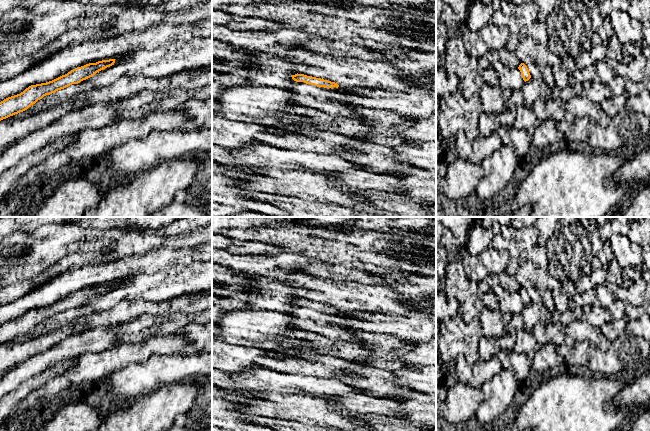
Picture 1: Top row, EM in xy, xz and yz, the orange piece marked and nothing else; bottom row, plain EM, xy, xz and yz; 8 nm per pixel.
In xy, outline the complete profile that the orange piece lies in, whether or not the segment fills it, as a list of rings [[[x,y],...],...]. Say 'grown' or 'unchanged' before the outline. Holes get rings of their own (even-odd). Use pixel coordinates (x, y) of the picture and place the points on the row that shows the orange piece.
unchanged; [[[115,59],[89,63],[77,67],[52,81],[29,86],[20,94],[8,97],[0,102],[0,121],[27,110],[46,95],[94,76],[97,72],[114,65],[114,63]]]

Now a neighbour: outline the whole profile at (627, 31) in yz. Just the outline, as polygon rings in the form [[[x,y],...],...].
[[[612,10],[609,18],[614,34],[621,44],[628,42],[640,43],[643,39],[641,22],[632,19],[628,12]]]

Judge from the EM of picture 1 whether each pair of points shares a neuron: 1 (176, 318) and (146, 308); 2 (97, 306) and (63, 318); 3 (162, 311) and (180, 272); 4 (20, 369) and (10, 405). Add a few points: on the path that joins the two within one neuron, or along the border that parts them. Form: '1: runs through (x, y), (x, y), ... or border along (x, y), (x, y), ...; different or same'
1: border along (191, 313), (174, 312), (167, 316), (144, 315); different
2: runs through (89, 308), (71, 314); same
3: border along (190, 295), (181, 295), (163, 301), (143, 300); different
4: border along (35, 374), (21, 382), (10, 392); different

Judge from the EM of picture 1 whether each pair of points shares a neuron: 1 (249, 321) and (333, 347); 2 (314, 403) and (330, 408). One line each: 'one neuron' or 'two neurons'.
1: one neuron
2: one neuron

